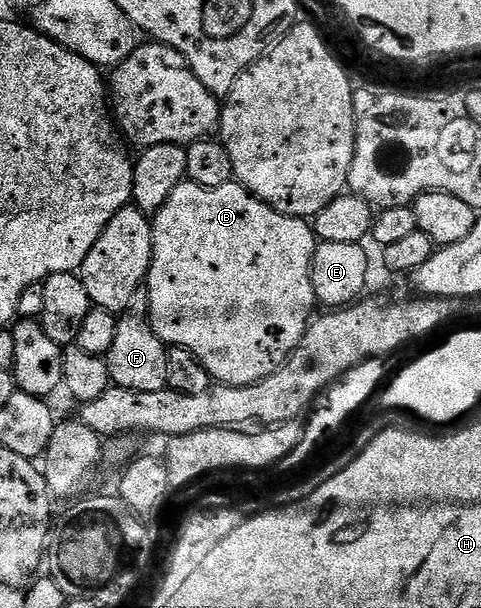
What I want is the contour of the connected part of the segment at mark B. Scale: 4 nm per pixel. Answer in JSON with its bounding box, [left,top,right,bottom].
[144,182,316,388]

